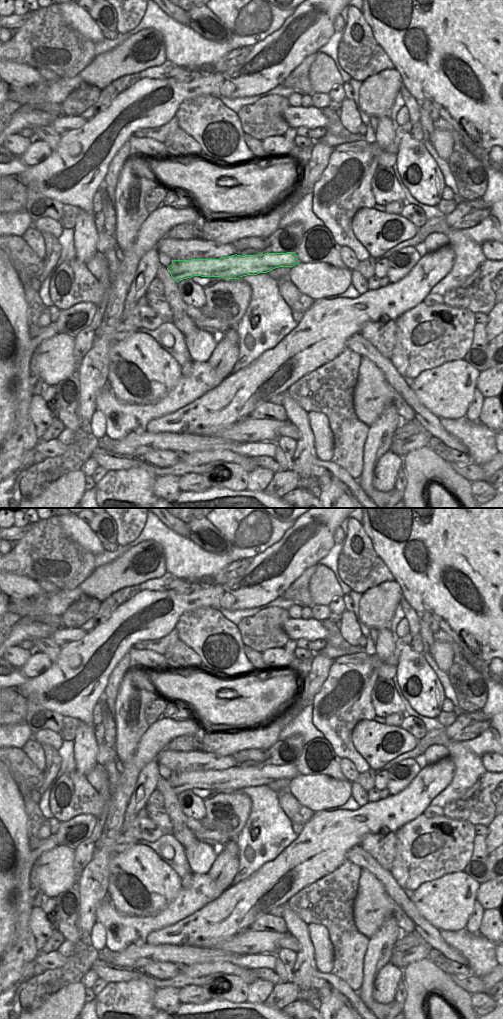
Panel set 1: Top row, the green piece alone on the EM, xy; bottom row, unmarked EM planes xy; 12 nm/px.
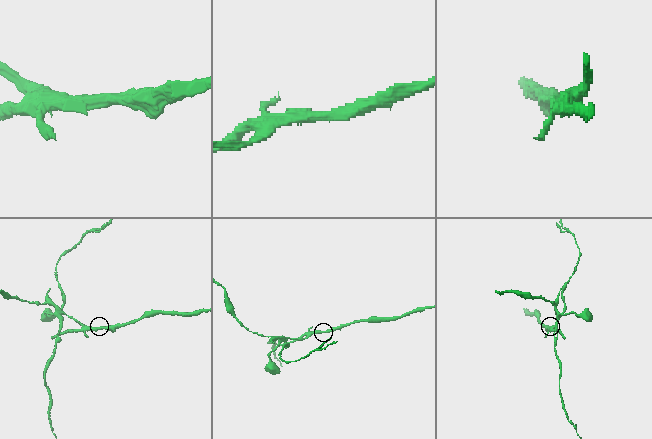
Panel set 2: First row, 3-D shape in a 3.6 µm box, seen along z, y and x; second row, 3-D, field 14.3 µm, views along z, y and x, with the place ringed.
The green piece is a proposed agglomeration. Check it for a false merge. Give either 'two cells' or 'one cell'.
two cells

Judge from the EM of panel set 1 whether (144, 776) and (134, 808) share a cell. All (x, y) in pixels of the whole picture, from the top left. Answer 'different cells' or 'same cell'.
same cell

